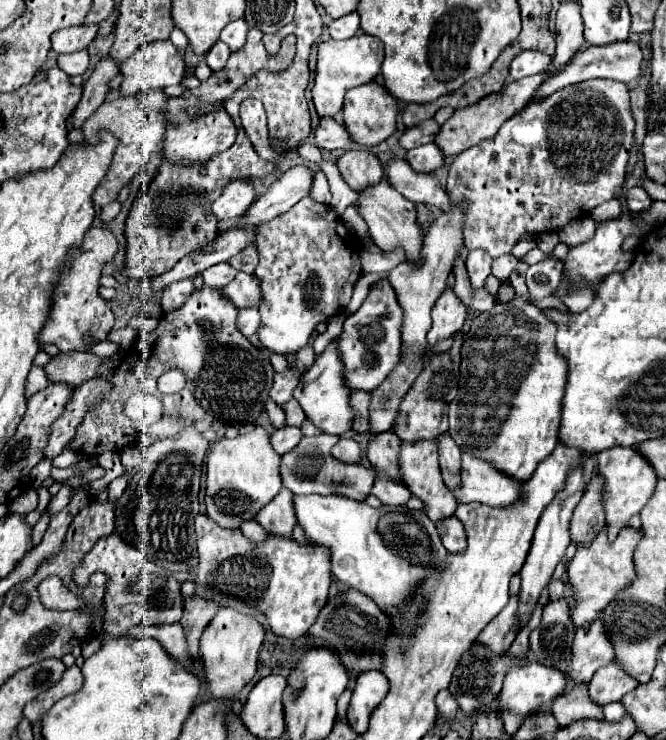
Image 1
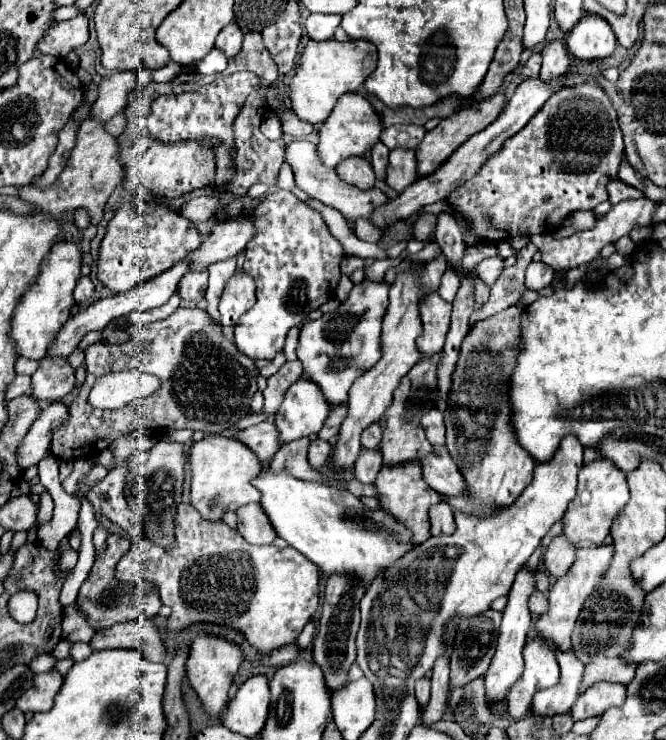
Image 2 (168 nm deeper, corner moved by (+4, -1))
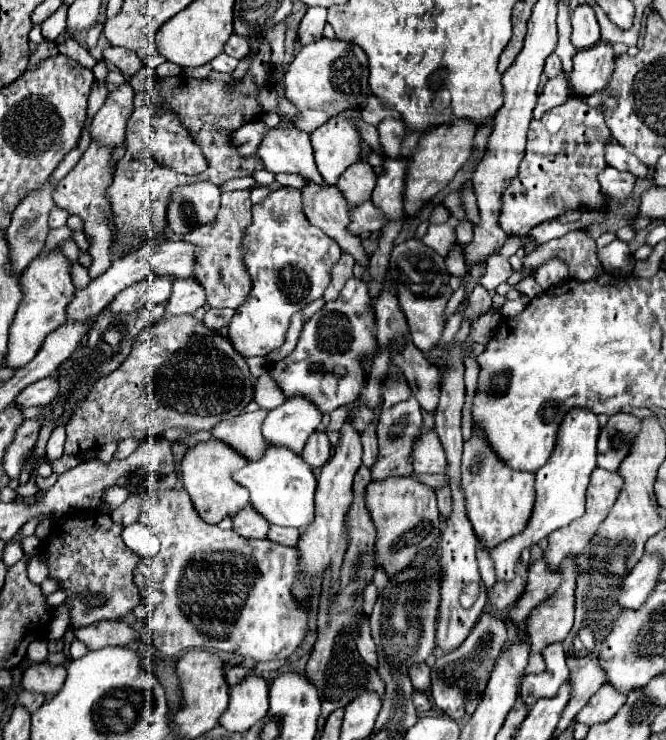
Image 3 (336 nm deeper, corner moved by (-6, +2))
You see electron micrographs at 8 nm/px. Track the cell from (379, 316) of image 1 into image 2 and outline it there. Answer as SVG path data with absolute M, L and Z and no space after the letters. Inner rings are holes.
M362 281L334 313L302 327L298 343L298 359L304 363L302 379L318 383L330 405L346 403L352 383L380 361L380 333L388 307L388 289L390 285L384 281Z

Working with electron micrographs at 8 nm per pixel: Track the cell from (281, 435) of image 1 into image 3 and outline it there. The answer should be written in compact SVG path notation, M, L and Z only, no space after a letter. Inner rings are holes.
M256 410L242 416L234 416L234 420L222 420L210 430L210 434L214 440L228 444L244 458L258 460L266 448L266 440L260 430L266 414L266 410Z

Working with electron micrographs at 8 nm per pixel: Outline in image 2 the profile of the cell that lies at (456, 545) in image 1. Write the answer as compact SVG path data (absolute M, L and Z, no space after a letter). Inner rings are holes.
M446 501L430 507L430 523L432 523L432 537L440 537L440 535L452 535L456 531L454 525L454 513L450 509L450 505Z

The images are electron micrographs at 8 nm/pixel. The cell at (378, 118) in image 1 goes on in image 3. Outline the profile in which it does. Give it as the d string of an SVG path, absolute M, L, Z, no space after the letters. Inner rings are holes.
M332 118L310 134L320 176L334 186L338 176L360 158L360 134L344 118Z

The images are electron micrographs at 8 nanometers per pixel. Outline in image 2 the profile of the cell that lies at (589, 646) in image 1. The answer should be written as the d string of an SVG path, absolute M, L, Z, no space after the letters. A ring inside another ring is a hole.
M556 649L556 659L560 665L560 681L556 687L538 691L532 699L532 713L538 717L568 713L580 695L580 683L584 679L584 663L576 659L572 651Z

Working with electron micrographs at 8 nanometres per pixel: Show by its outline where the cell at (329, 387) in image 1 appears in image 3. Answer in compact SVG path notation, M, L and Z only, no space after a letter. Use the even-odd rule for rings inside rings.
M290 398L268 412L262 434L268 444L302 452L308 436L322 422L322 412L304 398Z

